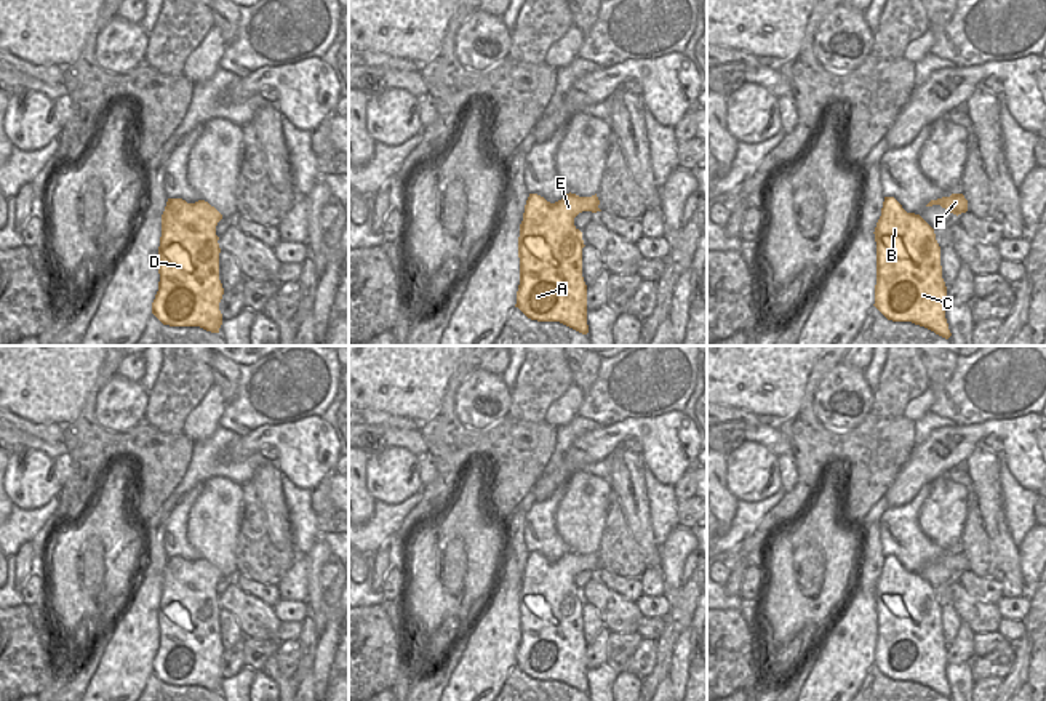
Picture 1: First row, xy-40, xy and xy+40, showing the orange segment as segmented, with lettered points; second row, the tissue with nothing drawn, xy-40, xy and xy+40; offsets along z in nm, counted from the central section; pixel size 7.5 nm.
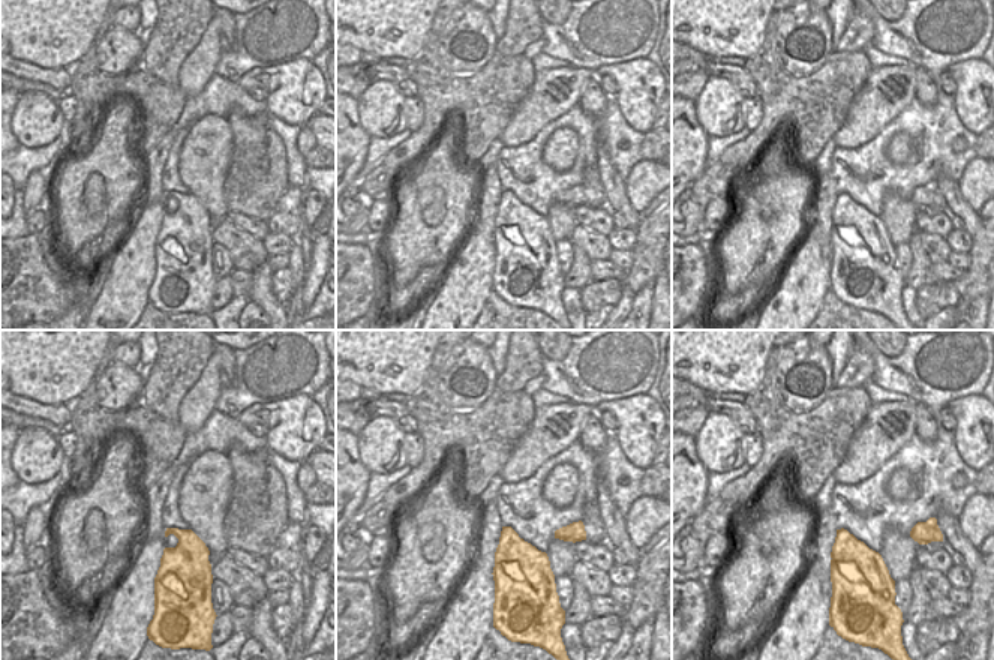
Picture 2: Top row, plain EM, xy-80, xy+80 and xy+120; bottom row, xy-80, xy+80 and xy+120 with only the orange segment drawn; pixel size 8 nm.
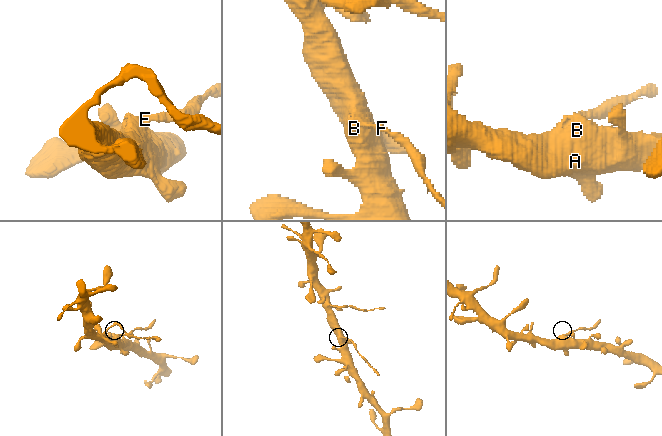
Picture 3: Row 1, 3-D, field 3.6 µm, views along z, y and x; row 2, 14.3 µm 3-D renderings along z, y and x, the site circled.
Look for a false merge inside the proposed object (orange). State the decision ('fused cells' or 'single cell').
fused cells

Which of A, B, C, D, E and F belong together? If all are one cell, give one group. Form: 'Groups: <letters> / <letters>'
Groups: A B C D E / F

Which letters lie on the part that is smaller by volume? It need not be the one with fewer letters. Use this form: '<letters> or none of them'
F

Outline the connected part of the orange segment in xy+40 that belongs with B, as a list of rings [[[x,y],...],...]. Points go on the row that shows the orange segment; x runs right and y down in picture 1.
[[[884,197],[875,227],[875,307],[892,322],[912,322],[948,339],[947,286],[934,229]]]

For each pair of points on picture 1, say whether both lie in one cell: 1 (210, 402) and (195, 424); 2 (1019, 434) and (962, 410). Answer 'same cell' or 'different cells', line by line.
1: same cell
2: different cells

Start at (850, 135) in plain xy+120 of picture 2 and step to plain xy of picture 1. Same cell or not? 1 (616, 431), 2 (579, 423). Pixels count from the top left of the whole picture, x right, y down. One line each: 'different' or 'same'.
1: same
2: different

